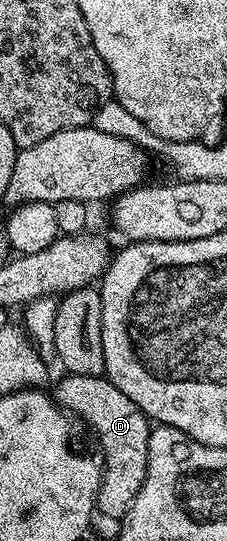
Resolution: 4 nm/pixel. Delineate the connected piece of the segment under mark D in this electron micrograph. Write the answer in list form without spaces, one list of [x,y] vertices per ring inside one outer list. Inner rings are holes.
[[[67,373],[62,377],[64,379],[53,390],[55,402],[70,412],[76,420],[84,419],[91,426],[91,431],[103,450],[103,476],[99,489],[95,492],[98,514],[108,515],[114,521],[122,520],[133,505],[137,493],[141,493],[141,485],[145,481],[152,424],[147,414],[136,403],[129,401],[129,397],[125,397],[125,393],[121,393],[121,389],[117,389],[117,385],[113,385],[103,375]]]

